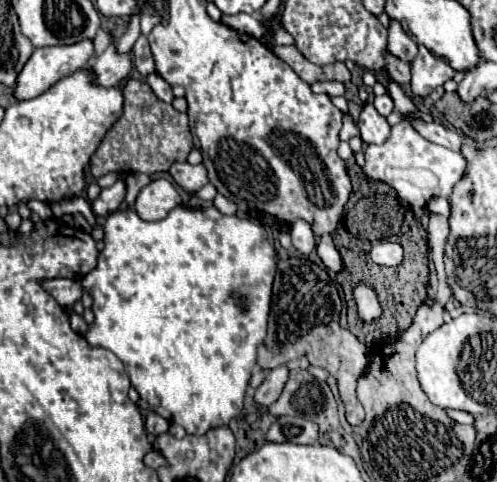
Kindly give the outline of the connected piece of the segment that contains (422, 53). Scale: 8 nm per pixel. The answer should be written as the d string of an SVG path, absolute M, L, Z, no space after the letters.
M425 45L419 47L419 53L411 63L411 75L413 75L411 91L421 97L431 95L437 87L441 87L449 79L459 83L465 77L465 73L455 75L455 71L449 67L449 63L445 63L445 59L435 57Z

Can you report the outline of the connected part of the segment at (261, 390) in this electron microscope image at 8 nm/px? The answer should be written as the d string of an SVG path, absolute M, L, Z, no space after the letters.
M277 367L277 369L271 369L265 377L265 381L257 387L255 391L255 403L257 405L263 405L263 407L269 407L271 403L275 403L285 387L285 381L289 377L289 371L287 367Z

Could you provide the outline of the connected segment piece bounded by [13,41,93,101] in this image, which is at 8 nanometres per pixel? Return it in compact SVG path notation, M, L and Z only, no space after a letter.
M81 41L65 47L35 49L17 77L17 83L13 87L15 99L25 101L45 93L59 79L75 73L81 67L87 67L91 57L93 57L91 41Z

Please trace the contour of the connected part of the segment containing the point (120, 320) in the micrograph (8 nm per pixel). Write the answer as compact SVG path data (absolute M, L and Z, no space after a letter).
M179 205L165 219L147 223L133 209L113 211L105 223L105 249L99 255L99 263L89 275L81 279L85 291L93 297L93 313L95 313L95 321L89 327L85 339L91 347L105 347L113 351L121 359L121 363L125 363L125 371L131 379L131 385L137 389L139 397L145 399L151 405L151 409L163 419L167 419L169 423L181 425L191 435L203 435L209 429L227 427L229 421L243 409L243 399L249 387L251 369L255 367L257 361L257 347L263 343L267 333L267 319L269 319L276 271L277 259L273 241L269 239L264 226L257 219L240 218L237 215L229 217L215 207L185 209Z

